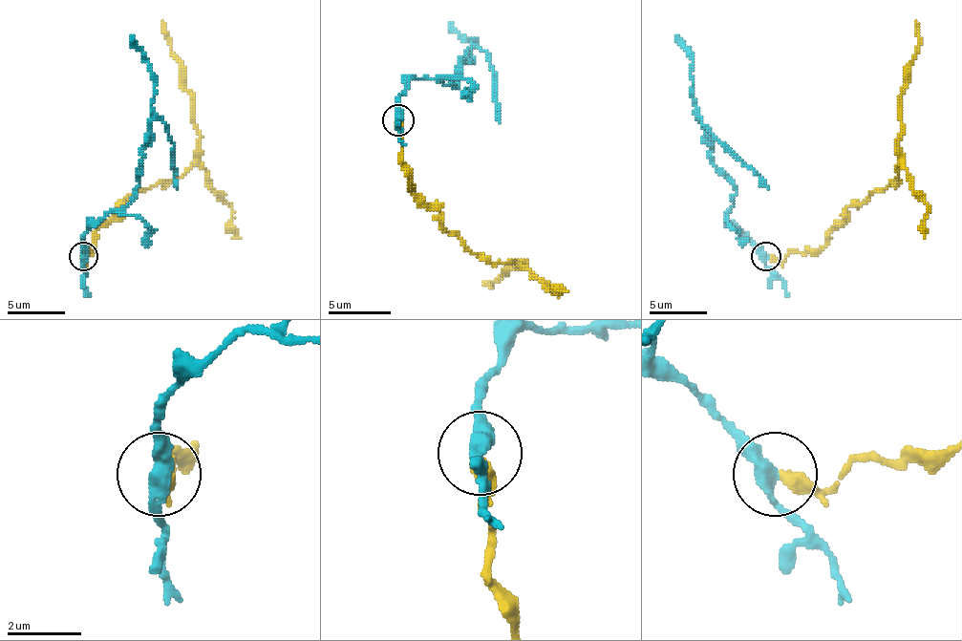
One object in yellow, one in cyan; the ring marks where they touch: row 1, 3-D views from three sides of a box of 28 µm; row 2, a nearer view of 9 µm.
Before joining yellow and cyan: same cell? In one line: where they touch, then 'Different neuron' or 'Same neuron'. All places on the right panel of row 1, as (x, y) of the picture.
Place: (766, 256). Different neuron

